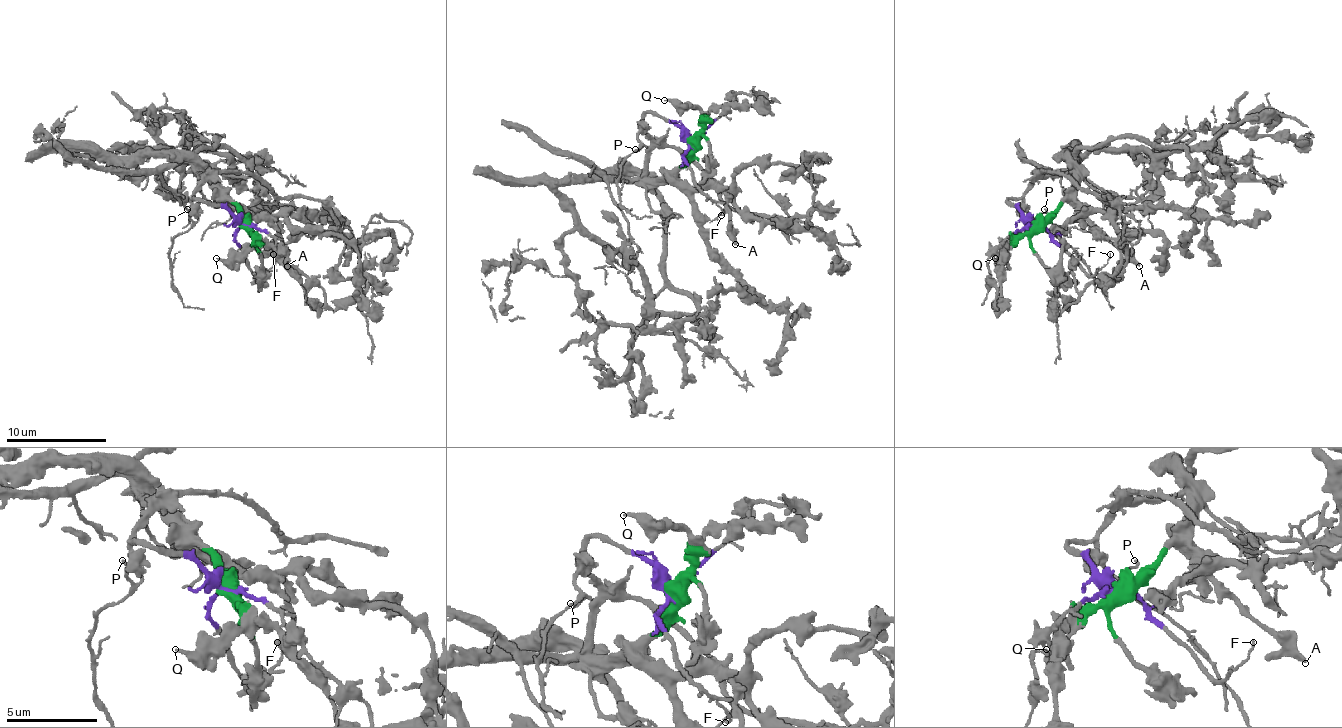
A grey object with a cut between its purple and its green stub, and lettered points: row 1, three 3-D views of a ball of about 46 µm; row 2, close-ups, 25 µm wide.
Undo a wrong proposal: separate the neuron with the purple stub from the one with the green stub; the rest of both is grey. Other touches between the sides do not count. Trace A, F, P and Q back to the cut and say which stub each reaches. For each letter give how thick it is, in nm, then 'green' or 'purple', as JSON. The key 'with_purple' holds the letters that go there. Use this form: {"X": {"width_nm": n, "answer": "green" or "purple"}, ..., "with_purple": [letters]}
{"A": {"width_nm": 360, "answer": "green"}, "F": {"width_nm": 100, "answer": "purple"}, "P": {"width_nm": 120, "answer": "purple"}, "Q": {"width_nm": 220, "answer": "green"}, "with_purple": ["F", "P"]}

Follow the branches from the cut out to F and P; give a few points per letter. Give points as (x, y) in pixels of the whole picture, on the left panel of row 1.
F: (242, 223), (234, 241), (257, 274), (272, 266), (272, 254)
P: (242, 223), (229, 211), (197, 201), (189, 216), (194, 221), (197, 216), (186, 208)

